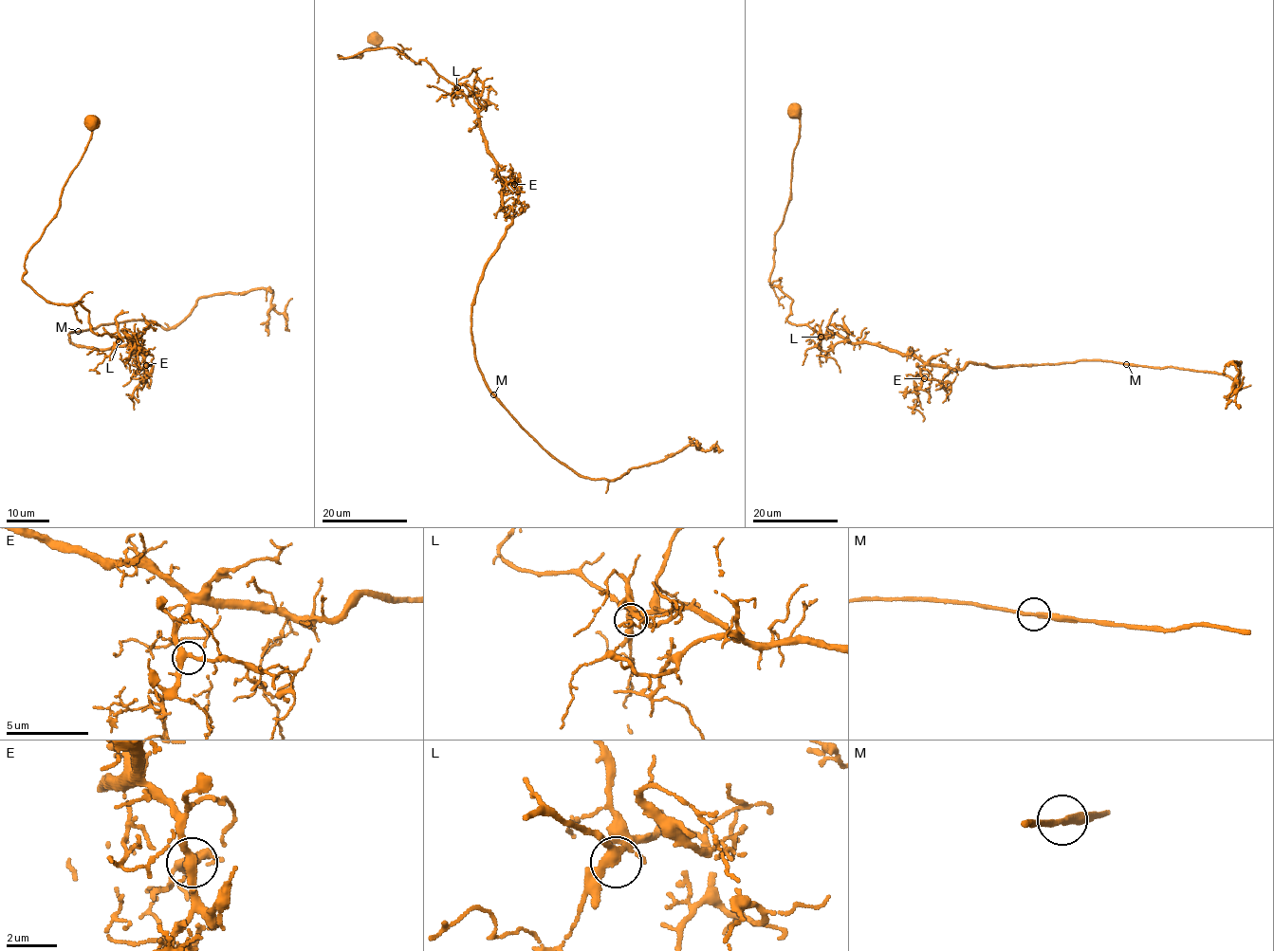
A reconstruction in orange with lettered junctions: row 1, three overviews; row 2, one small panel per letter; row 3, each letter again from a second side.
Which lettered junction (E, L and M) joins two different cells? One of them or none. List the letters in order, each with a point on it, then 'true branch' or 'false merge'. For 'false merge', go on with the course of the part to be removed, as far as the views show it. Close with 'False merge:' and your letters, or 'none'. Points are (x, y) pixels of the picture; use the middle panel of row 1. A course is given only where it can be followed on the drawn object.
E: place (514, 184); true branch
L: place (457, 87); true branch
M: place (493, 394); true branch
False merge: none

